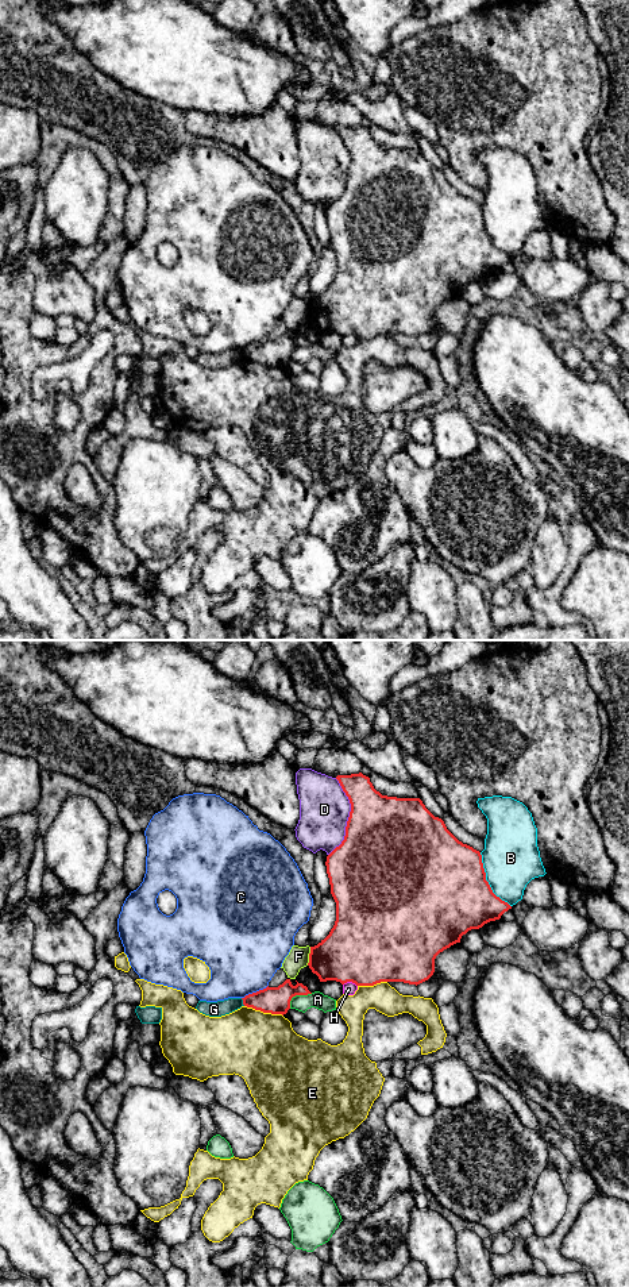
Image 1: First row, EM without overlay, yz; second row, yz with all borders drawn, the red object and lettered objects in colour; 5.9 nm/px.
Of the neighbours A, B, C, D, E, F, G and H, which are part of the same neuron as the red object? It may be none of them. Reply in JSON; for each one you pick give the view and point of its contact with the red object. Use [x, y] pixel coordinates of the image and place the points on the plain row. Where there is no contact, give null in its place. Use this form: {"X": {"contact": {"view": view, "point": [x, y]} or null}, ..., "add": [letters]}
{"add": []}

